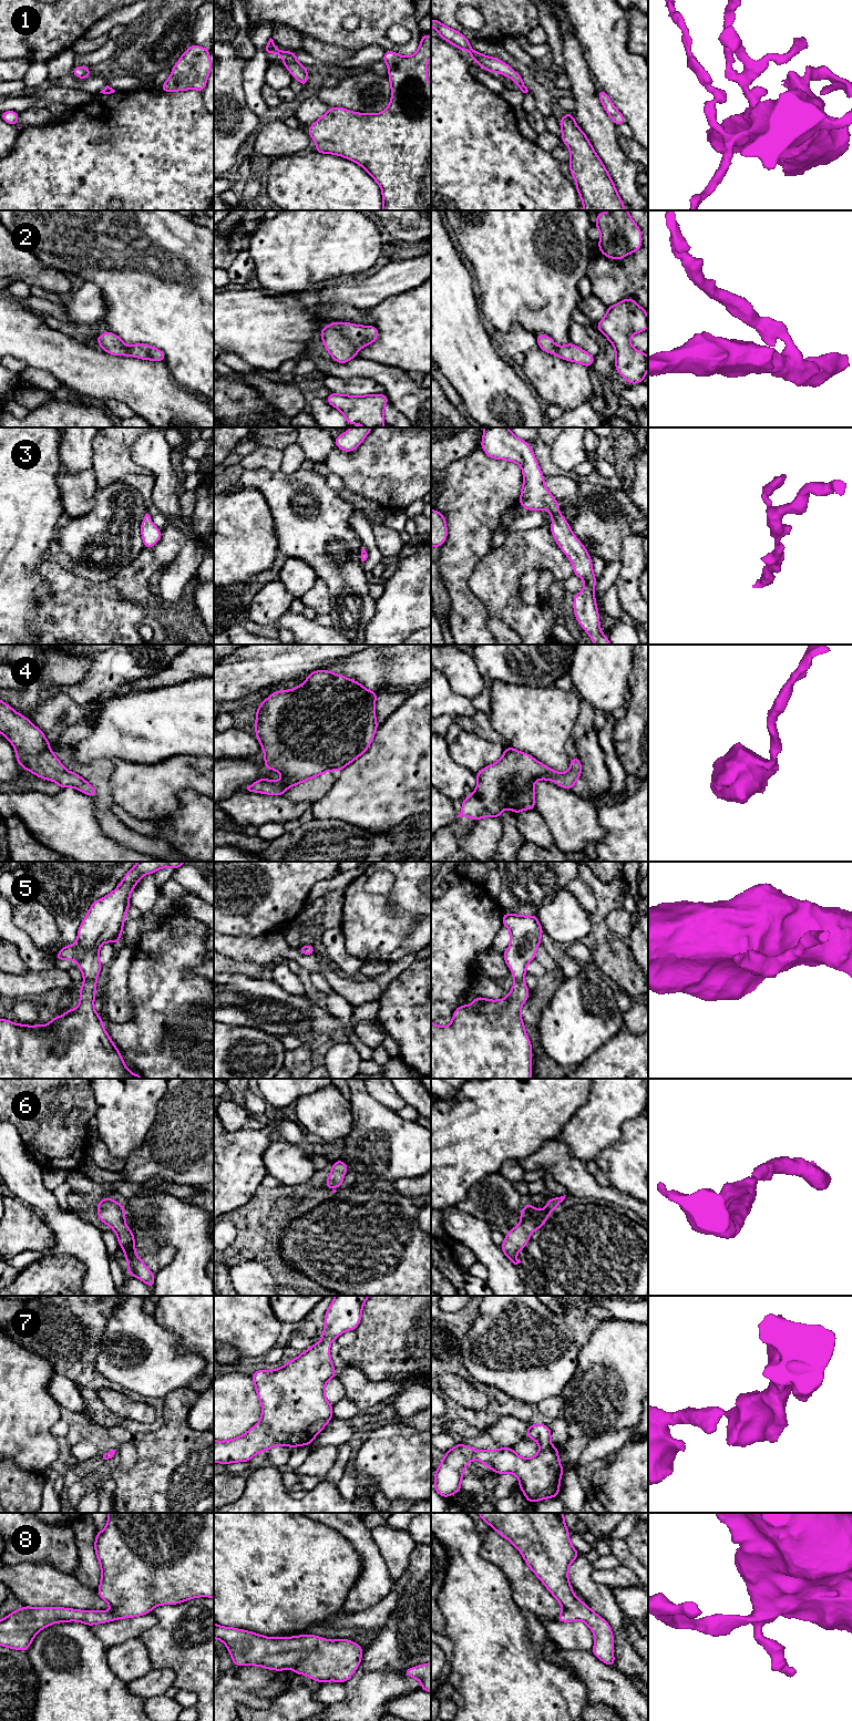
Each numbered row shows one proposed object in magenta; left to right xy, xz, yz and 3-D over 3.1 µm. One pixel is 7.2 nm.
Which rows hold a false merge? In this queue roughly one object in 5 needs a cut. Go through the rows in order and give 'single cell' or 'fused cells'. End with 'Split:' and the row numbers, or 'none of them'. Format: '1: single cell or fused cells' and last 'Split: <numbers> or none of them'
1: single cell
2: single cell
3: single cell
4: single cell
5: single cell
6: single cell
7: single cell
8: single cell
Split: none of them

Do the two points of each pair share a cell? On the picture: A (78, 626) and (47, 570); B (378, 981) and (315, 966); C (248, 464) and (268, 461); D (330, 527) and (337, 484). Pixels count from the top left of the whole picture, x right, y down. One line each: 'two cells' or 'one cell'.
A: one cell
B: one cell
C: one cell
D: two cells

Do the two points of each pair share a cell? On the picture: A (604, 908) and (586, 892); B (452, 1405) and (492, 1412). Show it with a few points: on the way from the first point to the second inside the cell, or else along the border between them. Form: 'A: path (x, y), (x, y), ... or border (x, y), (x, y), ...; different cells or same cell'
A: border (581, 878), (595, 896), (595, 913); different cells
B: path (462, 1413), (482, 1415); same cell

